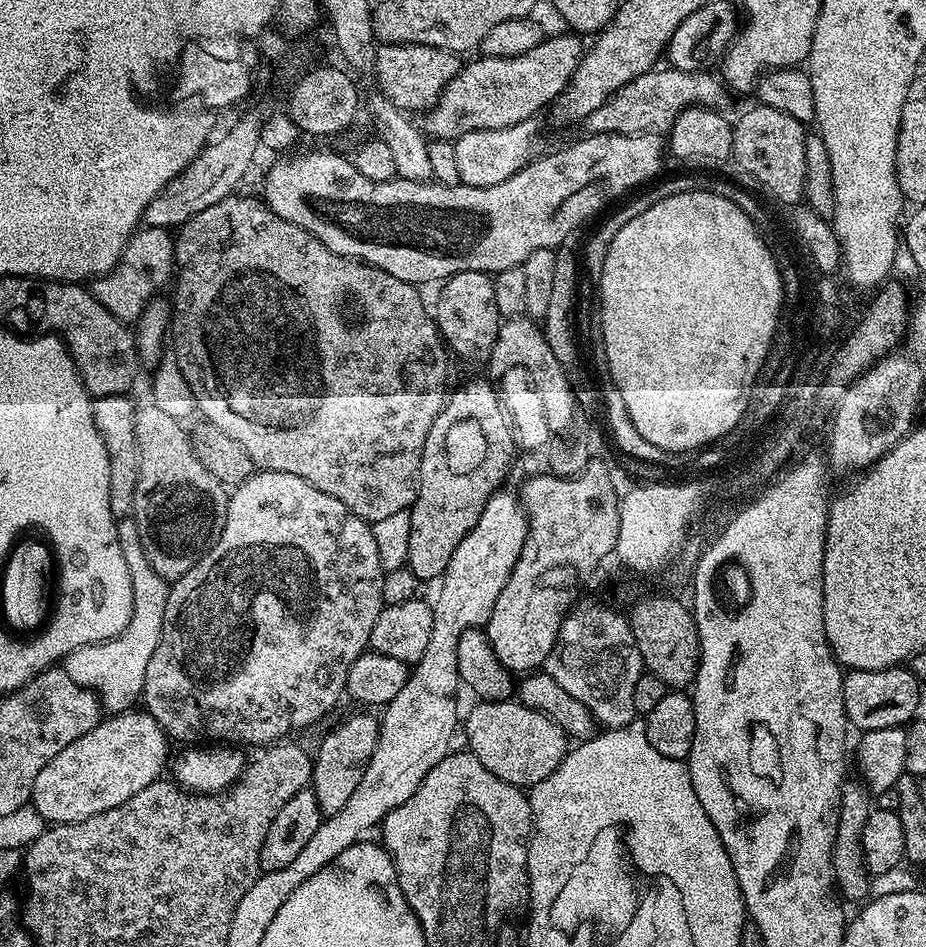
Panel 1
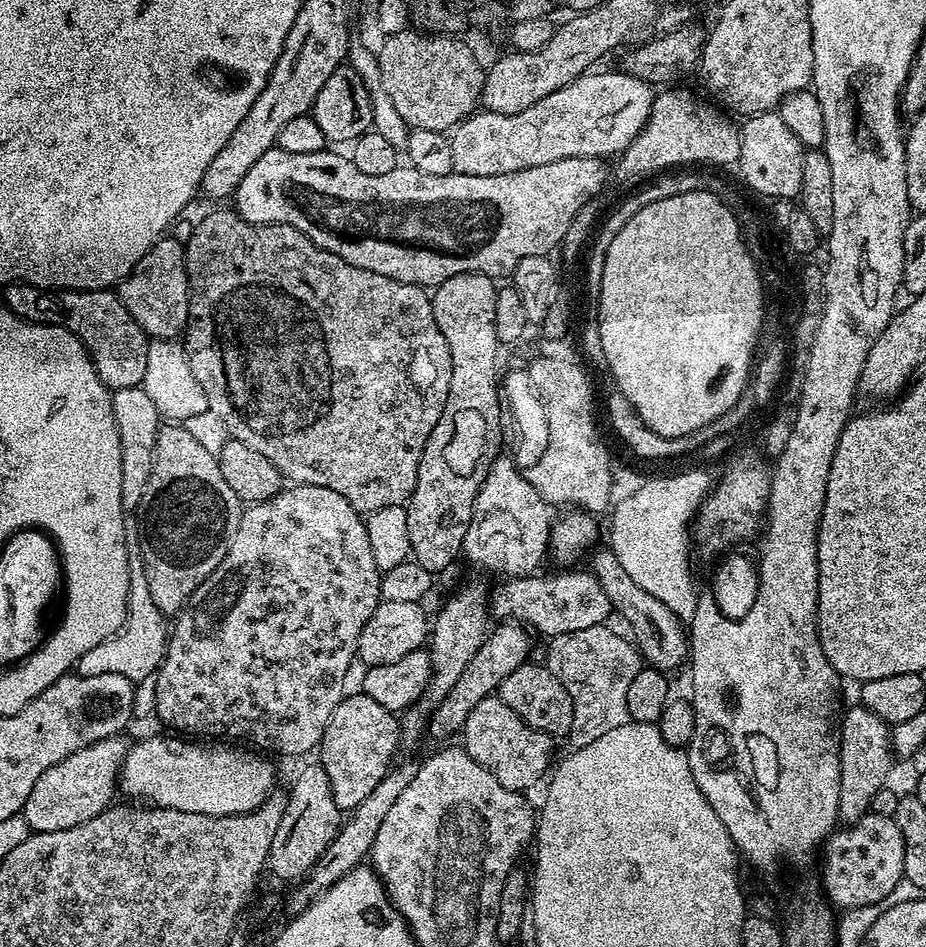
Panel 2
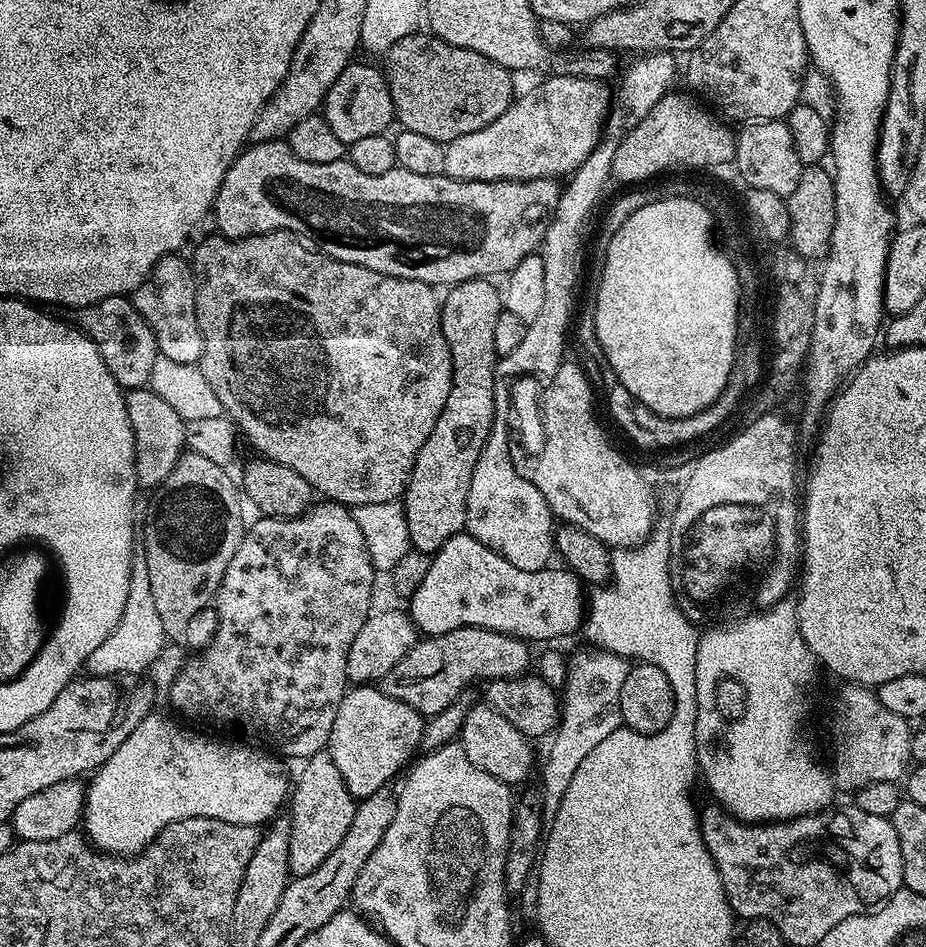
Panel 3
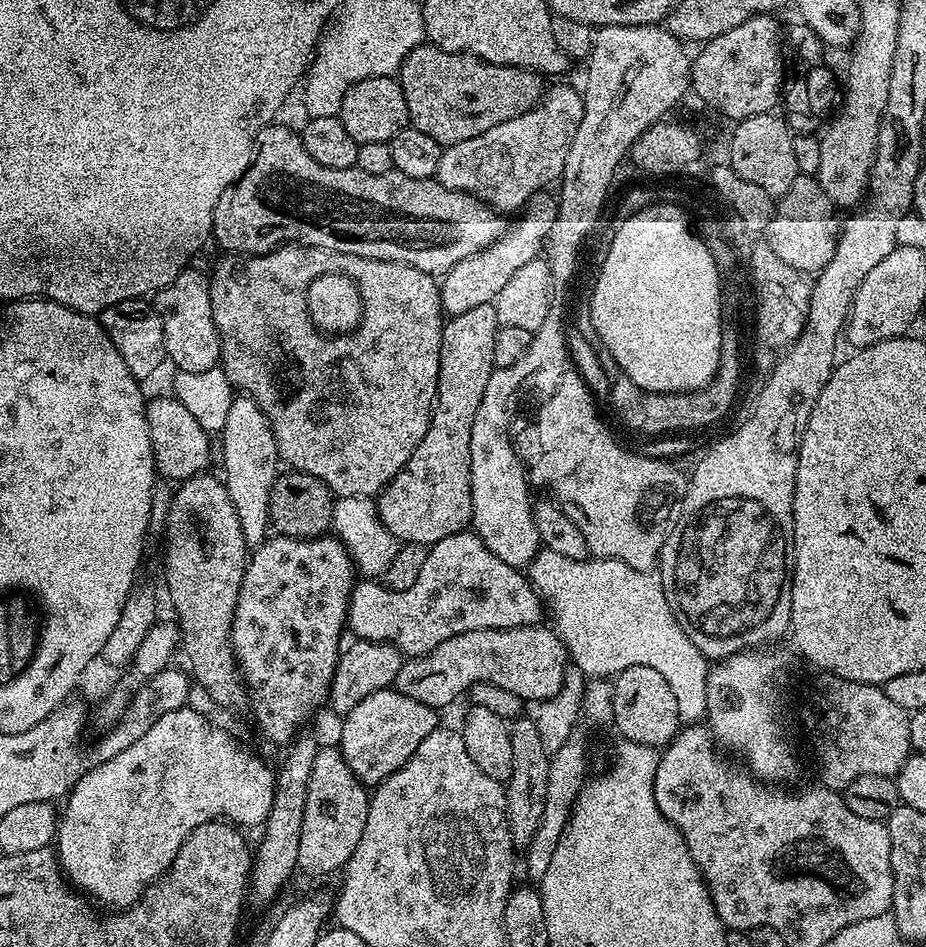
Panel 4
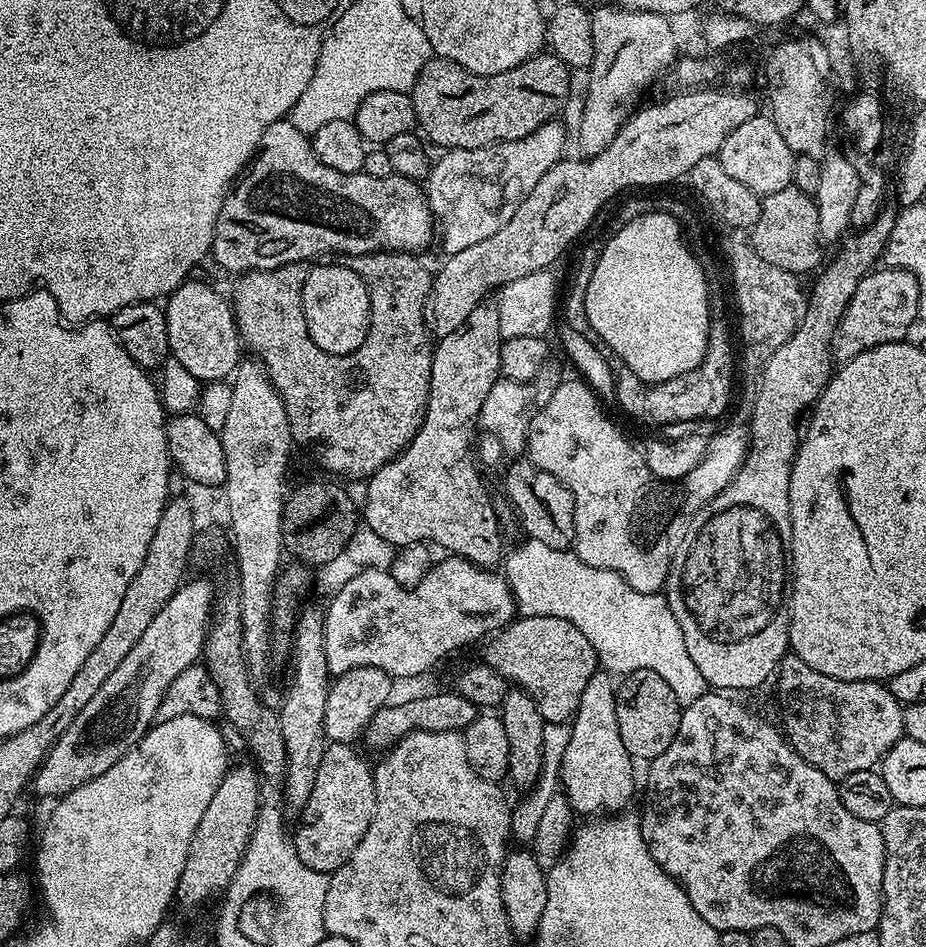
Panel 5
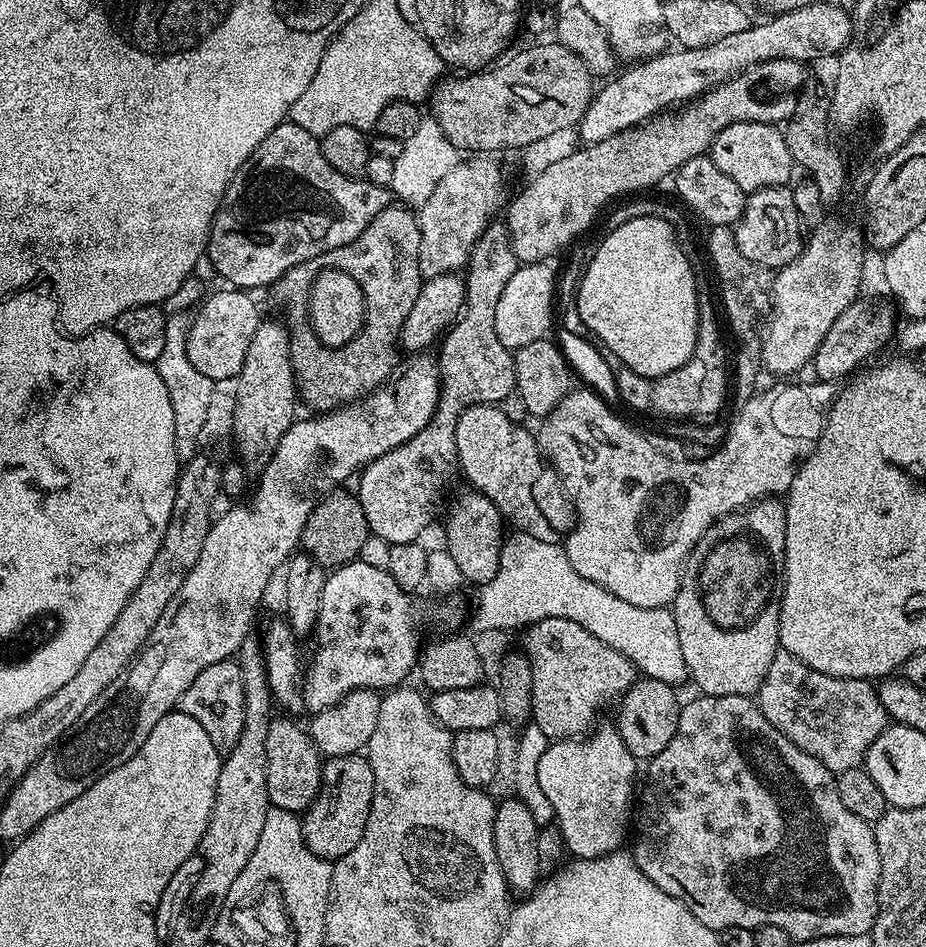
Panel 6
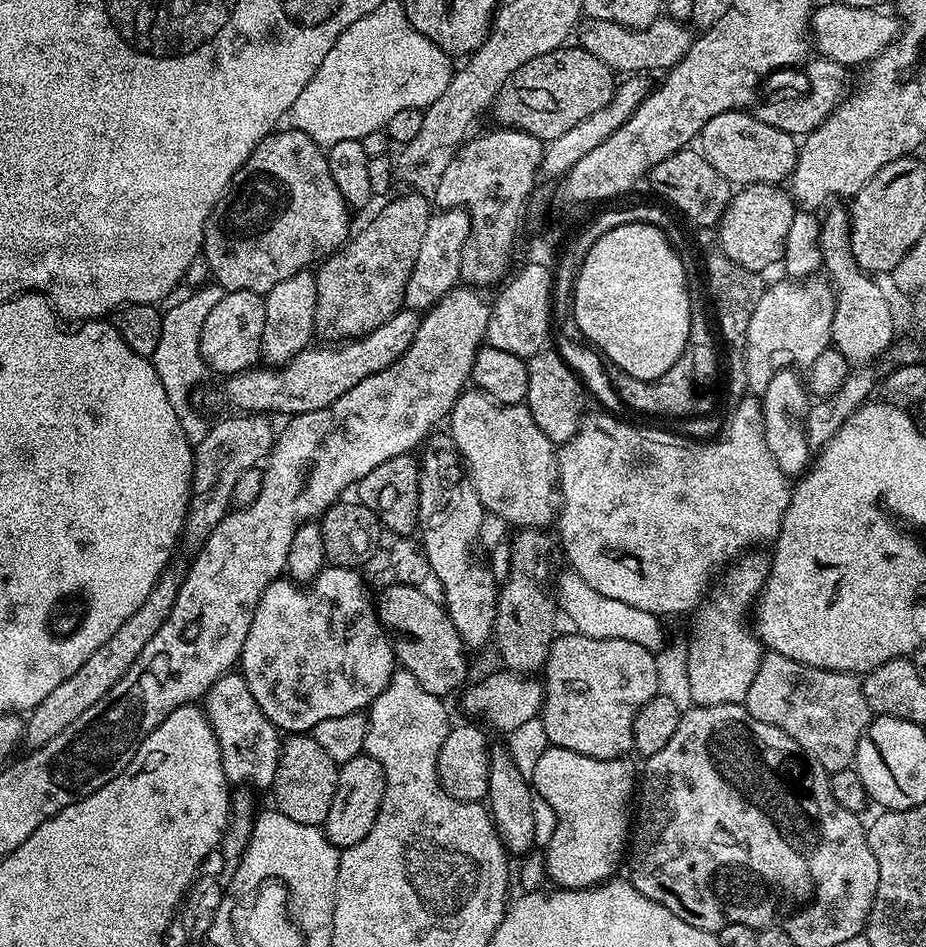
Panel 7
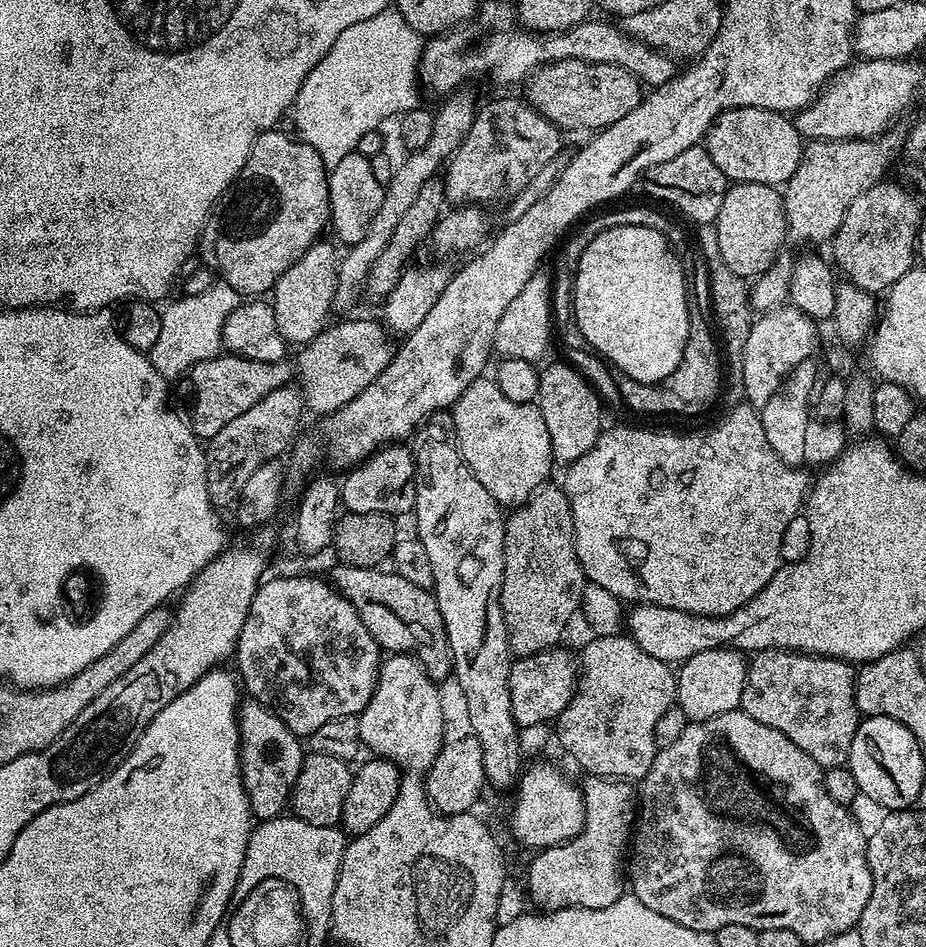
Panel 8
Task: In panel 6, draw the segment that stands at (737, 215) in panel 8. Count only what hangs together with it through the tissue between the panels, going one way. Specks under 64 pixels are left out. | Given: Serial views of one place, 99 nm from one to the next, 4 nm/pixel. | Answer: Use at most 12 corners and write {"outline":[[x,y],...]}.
{"outline":[[791,187],[763,188],[734,225],[738,250],[779,270],[802,249]]}

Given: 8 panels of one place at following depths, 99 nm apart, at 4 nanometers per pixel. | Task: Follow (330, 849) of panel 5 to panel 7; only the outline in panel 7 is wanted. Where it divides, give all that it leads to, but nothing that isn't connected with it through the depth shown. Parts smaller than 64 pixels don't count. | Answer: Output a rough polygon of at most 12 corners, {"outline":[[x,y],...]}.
{"outline":[[361,754],[339,765],[323,822],[338,849],[362,842],[378,818],[384,771]]}

